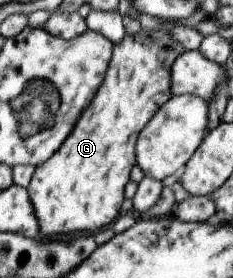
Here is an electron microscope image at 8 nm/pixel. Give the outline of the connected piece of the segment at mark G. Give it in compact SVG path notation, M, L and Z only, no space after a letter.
M161 28L128 34L113 44L111 56L99 88L89 104L81 111L72 131L60 147L46 161L35 166L26 187L39 225L39 239L52 239L61 233L92 233L111 225L119 216L123 199L123 187L128 183L129 173L135 164L135 141L144 124L171 96L170 68L174 60L185 51L183 45Z

